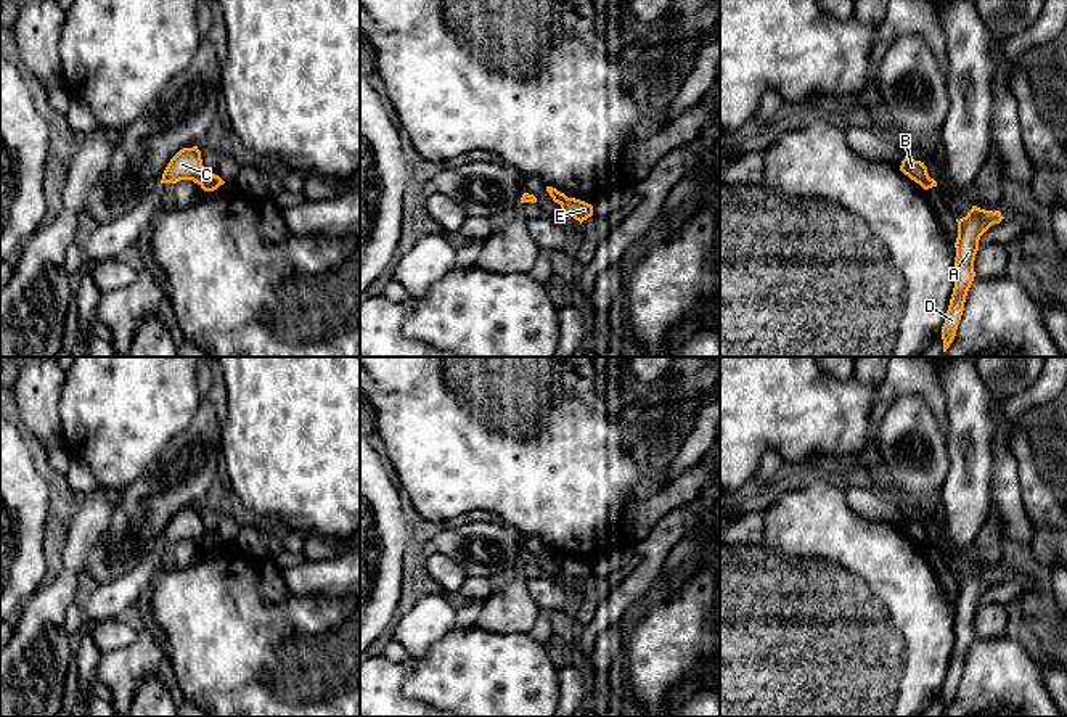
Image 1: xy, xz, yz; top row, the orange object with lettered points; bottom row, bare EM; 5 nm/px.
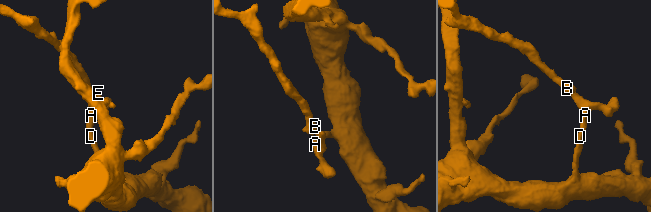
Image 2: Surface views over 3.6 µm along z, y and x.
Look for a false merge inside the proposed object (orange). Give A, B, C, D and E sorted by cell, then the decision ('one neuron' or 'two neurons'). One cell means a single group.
A D E / B C; two neurons

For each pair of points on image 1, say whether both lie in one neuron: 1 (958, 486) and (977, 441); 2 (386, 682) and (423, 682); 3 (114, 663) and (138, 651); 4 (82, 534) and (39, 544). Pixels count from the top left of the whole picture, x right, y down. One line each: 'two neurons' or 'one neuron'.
1: one neuron
2: two neurons
3: one neuron
4: two neurons

